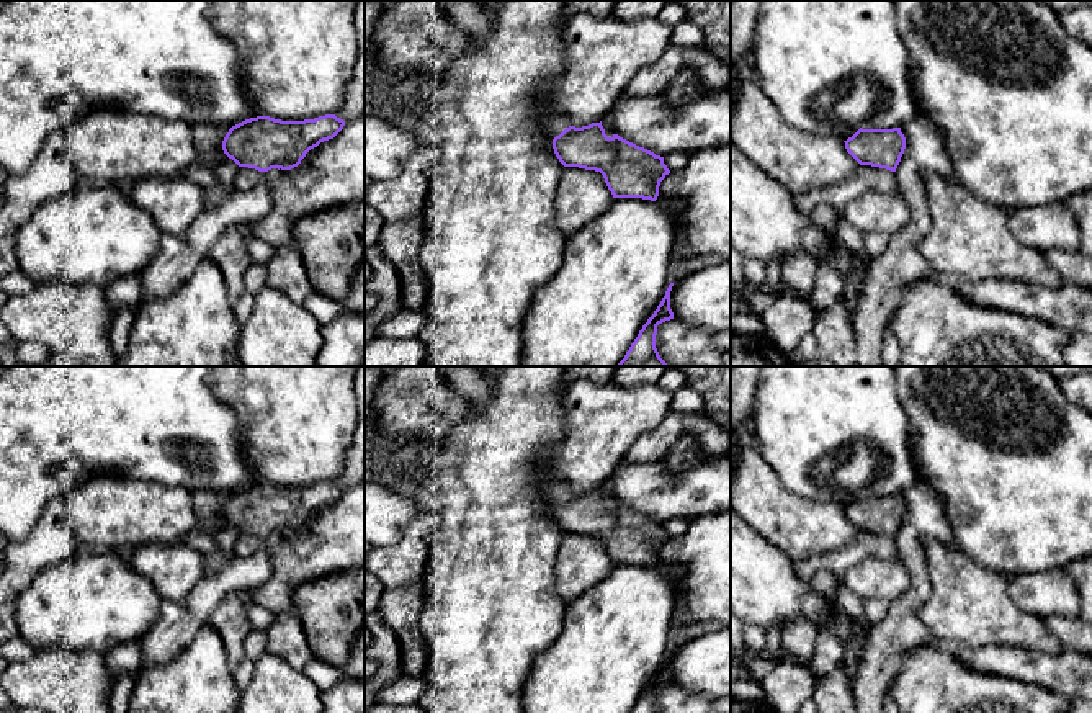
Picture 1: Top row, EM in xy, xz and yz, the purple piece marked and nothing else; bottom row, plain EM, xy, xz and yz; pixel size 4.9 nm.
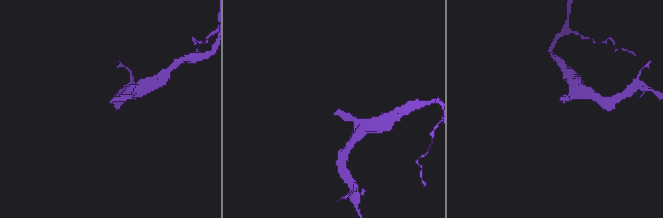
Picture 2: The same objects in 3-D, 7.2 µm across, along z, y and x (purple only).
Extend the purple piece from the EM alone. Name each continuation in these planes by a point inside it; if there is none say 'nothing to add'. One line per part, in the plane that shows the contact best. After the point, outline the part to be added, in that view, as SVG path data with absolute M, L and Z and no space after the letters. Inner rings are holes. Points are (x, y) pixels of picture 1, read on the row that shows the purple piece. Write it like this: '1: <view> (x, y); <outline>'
1: xz (554, 123); M549 114L546 118L546 129L548 129L548 132L553 137L559 136L569 126L571 126L571 119L567 116L562 116L562 114Z

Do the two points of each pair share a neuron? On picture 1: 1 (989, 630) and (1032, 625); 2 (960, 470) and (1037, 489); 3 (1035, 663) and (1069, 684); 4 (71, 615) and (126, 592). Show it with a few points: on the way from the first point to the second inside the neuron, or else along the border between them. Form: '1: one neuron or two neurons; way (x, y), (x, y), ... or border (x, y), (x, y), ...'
1: one neuron; way (999, 627), (1022, 627)
2: one neuron; way (980, 470), (1017, 470)
3: one neuron; way (1043, 669), (1061, 676)
4: one neuron; way (84, 602), (113, 602)

